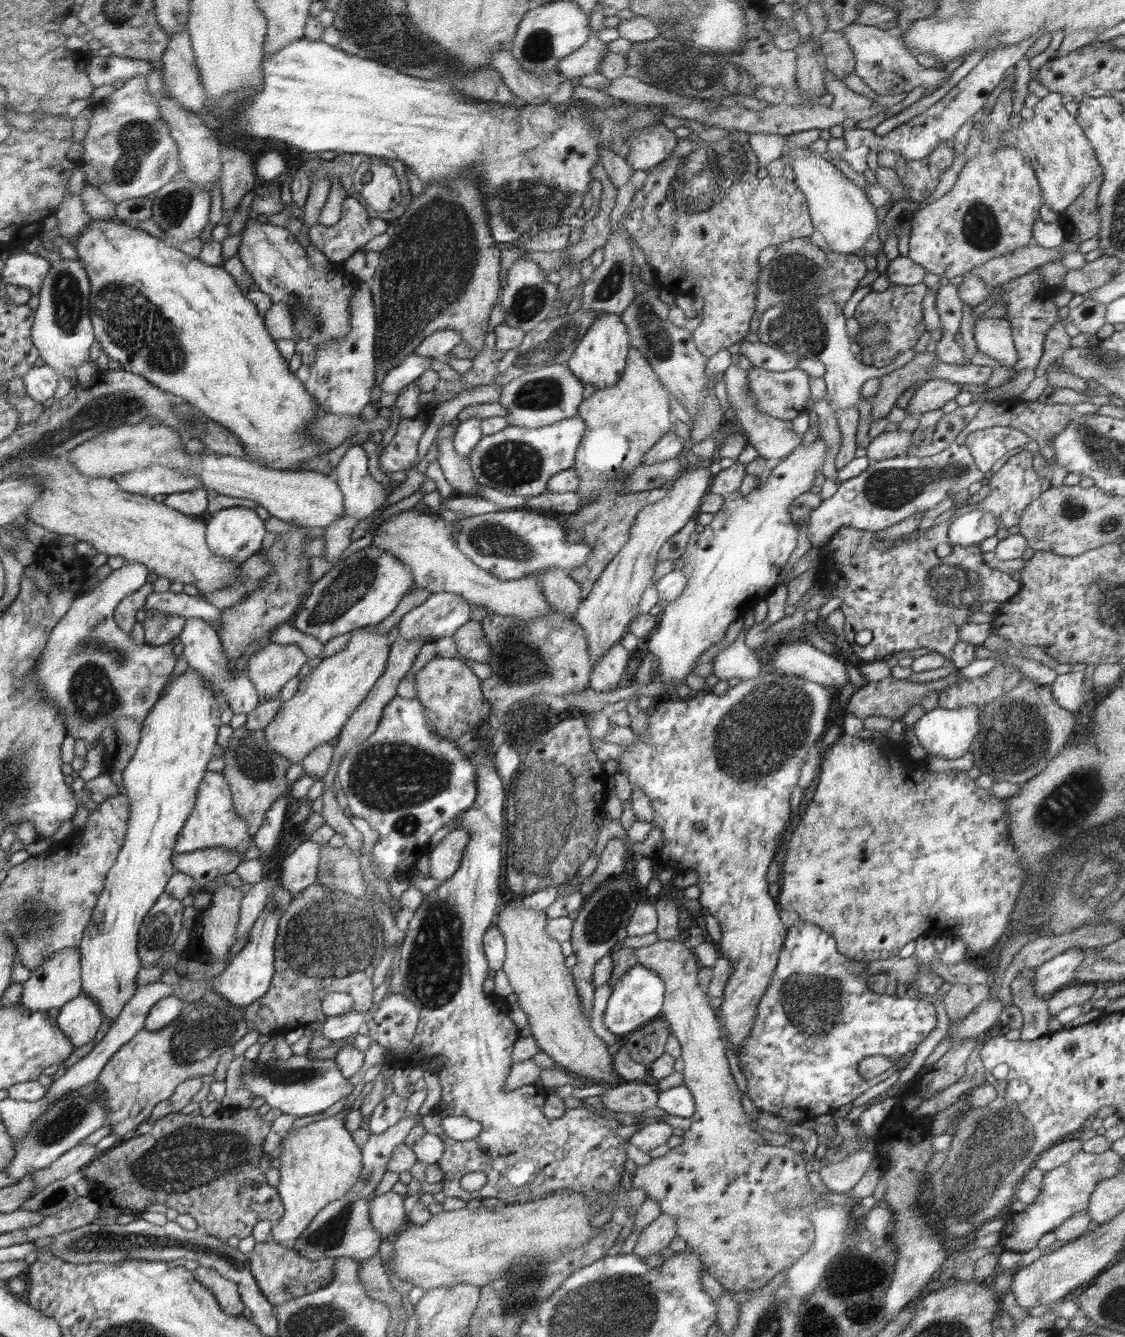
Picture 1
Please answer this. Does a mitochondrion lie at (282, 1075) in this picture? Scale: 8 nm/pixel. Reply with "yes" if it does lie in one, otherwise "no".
yes

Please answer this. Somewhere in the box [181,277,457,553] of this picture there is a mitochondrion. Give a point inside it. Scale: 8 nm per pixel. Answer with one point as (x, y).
(304, 313)

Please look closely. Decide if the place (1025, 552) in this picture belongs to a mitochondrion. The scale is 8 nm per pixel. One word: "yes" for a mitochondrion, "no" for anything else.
no

